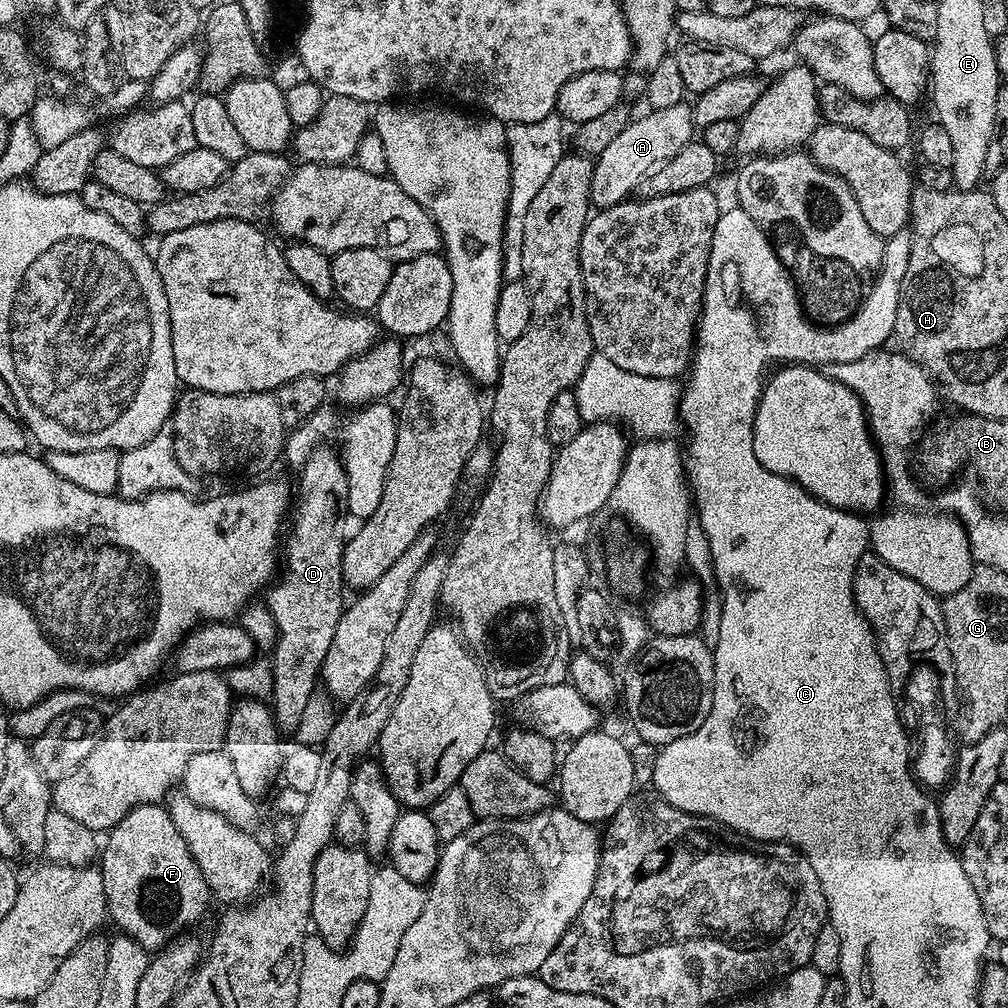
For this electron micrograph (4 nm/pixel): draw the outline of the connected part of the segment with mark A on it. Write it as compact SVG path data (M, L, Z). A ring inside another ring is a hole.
M681 102L674 106L665 108L653 108L645 111L645 116L629 119L627 126L602 150L602 154L595 157L592 165L592 199L591 203L597 209L609 208L615 204L623 204L639 189L640 183L654 170L658 170L666 162L670 162L694 138L694 121L692 118L693 105L688 102Z

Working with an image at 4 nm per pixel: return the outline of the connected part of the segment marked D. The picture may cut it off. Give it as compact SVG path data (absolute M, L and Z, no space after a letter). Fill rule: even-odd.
M317 446L308 455L308 461L299 469L300 501L295 501L294 511L290 516L292 533L287 533L282 544L282 564L288 569L279 573L278 579L267 589L266 612L276 623L276 649L272 652L272 694L270 707L276 717L277 725L284 730L294 730L300 725L300 719L306 708L306 702L318 686L320 668L324 665L326 654L330 650L330 642L334 642L334 630L338 630L340 616L344 613L346 585L340 569L346 531L344 532L344 516L348 512L348 479L344 469L344 461L339 451L331 452L325 446Z

